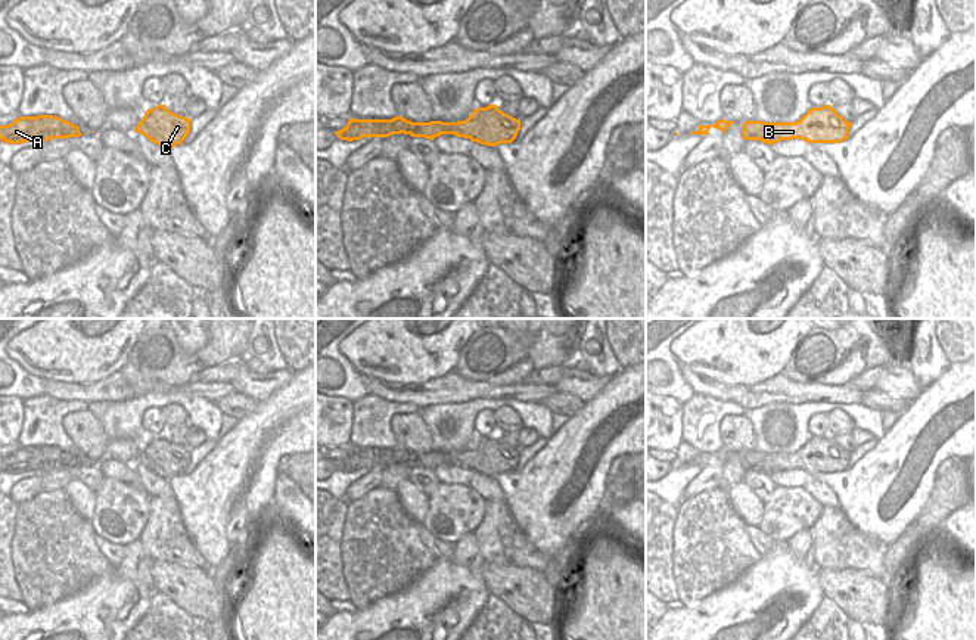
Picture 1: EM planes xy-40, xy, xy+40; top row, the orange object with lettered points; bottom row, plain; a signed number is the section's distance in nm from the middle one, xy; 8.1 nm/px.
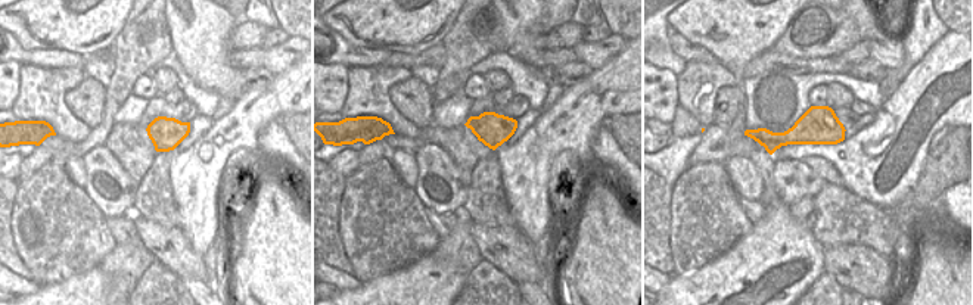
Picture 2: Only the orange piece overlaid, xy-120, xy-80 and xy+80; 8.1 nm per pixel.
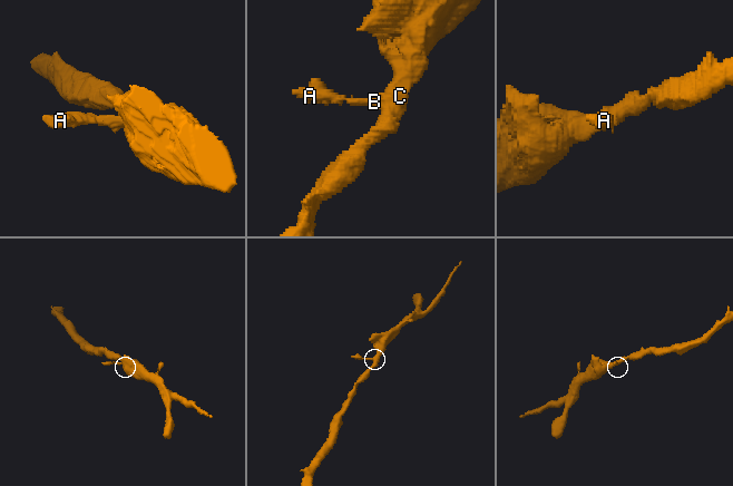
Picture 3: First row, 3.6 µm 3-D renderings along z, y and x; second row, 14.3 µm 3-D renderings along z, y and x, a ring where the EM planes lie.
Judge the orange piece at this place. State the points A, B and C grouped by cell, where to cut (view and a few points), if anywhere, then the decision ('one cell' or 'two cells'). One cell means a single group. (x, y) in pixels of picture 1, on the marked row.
A B C; no cut; one cell

